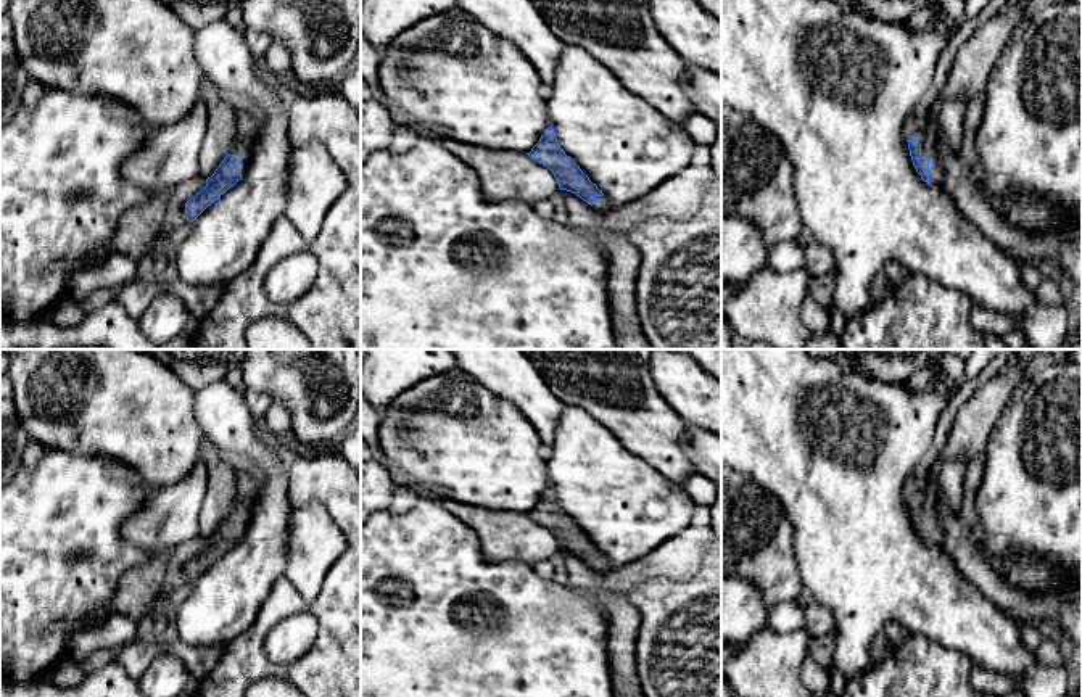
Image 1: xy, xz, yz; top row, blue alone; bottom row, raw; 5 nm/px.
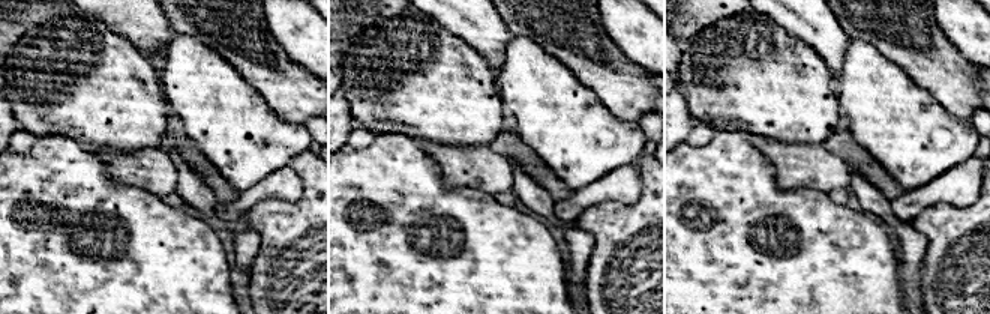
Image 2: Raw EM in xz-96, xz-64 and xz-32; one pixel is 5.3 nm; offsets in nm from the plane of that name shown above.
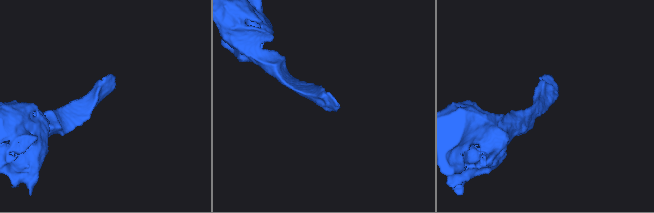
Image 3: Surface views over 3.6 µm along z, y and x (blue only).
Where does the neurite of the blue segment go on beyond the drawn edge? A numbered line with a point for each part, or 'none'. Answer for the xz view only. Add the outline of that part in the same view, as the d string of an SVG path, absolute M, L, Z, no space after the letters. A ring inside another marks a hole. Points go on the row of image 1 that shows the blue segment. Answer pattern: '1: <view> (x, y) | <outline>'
1: xz (601, 203) | M602 195L602 196L596 196L596 198L594 198L593 208L596 208L596 209L601 211L601 212L607 212L607 211L612 208L612 204L610 204L610 201Z

